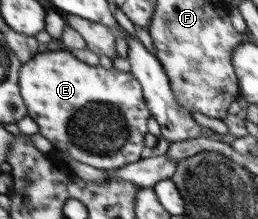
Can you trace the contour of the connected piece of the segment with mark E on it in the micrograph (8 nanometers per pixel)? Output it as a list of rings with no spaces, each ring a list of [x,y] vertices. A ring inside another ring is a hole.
[[[68,49],[48,50],[48,53],[40,53],[36,59],[24,63],[24,75],[19,75],[19,90],[24,91],[27,115],[39,125],[39,132],[72,160],[106,171],[115,171],[140,160],[144,135],[148,133],[146,123],[153,115],[143,95],[143,86],[132,73],[114,66],[106,69],[101,65],[88,65]]]

